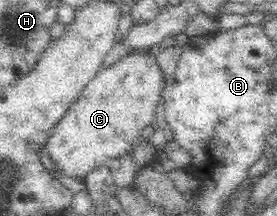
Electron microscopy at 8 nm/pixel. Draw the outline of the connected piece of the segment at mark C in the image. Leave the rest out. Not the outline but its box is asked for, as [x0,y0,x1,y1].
[47,50,166,178]

